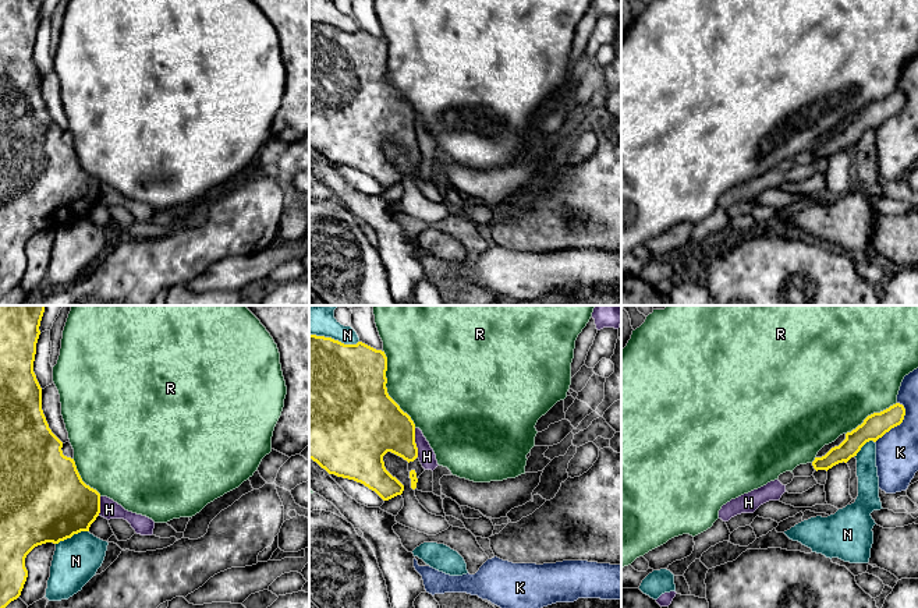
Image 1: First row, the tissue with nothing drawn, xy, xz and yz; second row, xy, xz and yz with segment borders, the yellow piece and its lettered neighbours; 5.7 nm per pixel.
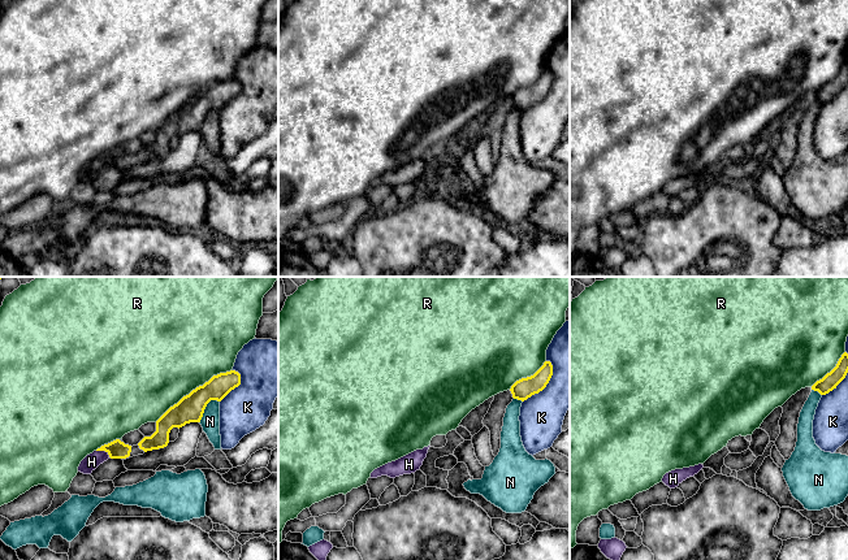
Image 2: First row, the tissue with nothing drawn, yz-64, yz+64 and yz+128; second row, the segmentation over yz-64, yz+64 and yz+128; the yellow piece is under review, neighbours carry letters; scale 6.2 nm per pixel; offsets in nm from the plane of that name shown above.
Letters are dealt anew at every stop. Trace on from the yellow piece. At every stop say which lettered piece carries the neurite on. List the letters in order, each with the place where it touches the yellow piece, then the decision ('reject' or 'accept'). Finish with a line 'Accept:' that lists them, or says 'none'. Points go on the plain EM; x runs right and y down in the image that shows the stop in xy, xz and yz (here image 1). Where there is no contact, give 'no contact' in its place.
H: meets yellow in xz at (414, 130); reject
K: meets yellow in yz at (897, 112); reject
N: meets yellow in xz at (333, 27); reject
R: meets yellow in xz at (386, 77); reject
Accept: none

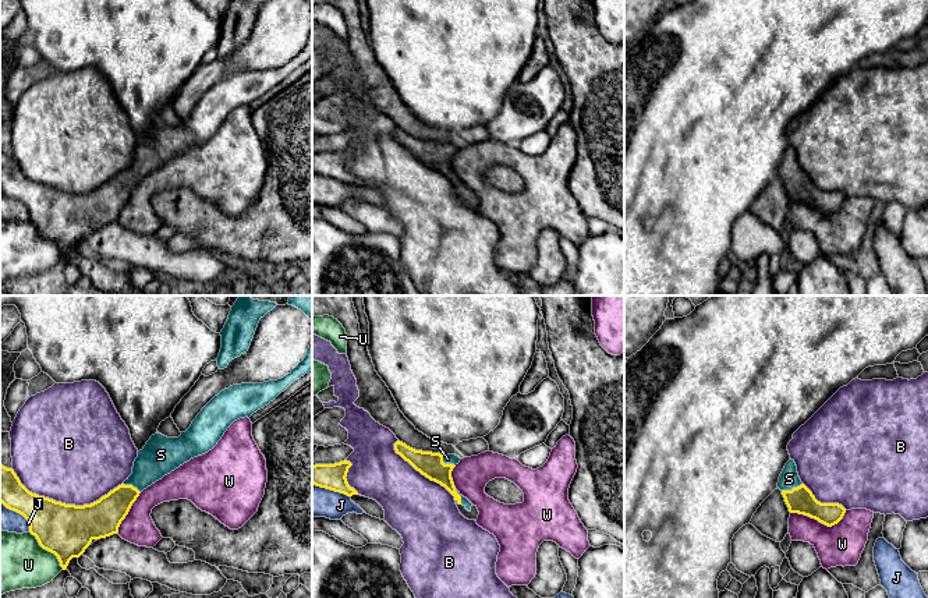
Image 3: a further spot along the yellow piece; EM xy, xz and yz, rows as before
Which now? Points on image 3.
B: meets yellow in xy at (64, 191); reject
J: meets yellow in xy at (18, 200); reject
S: meets yellow in yz at (793, 176); accept
U: meets yellow in xy at (48, 237); reject
W: meets yellow in yz at (820, 209); reject
Accept: S

